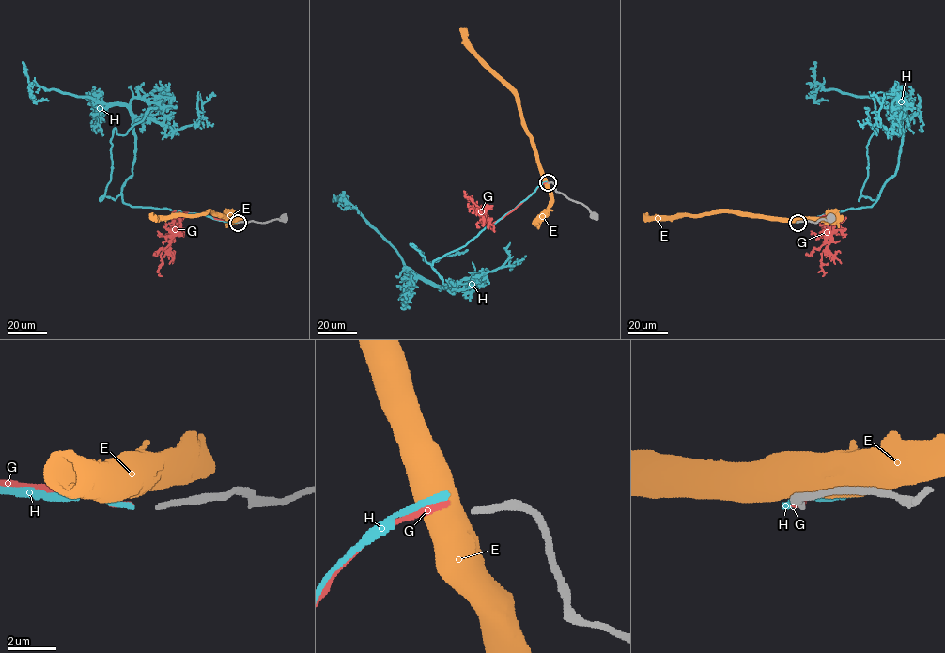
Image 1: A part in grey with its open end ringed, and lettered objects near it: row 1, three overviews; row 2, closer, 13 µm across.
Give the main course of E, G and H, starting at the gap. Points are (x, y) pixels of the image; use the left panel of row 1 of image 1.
E: (236, 222), (212, 212), (150, 219)
G: (236, 223), (200, 214), (180, 214), (170, 230), (169, 249), (161, 255), (162, 264), (159, 272), (162, 276)
H: (236, 223), (125, 204), (122, 186), (132, 175), (134, 151), (128, 108), (29, 85), (35, 101), (48, 101)

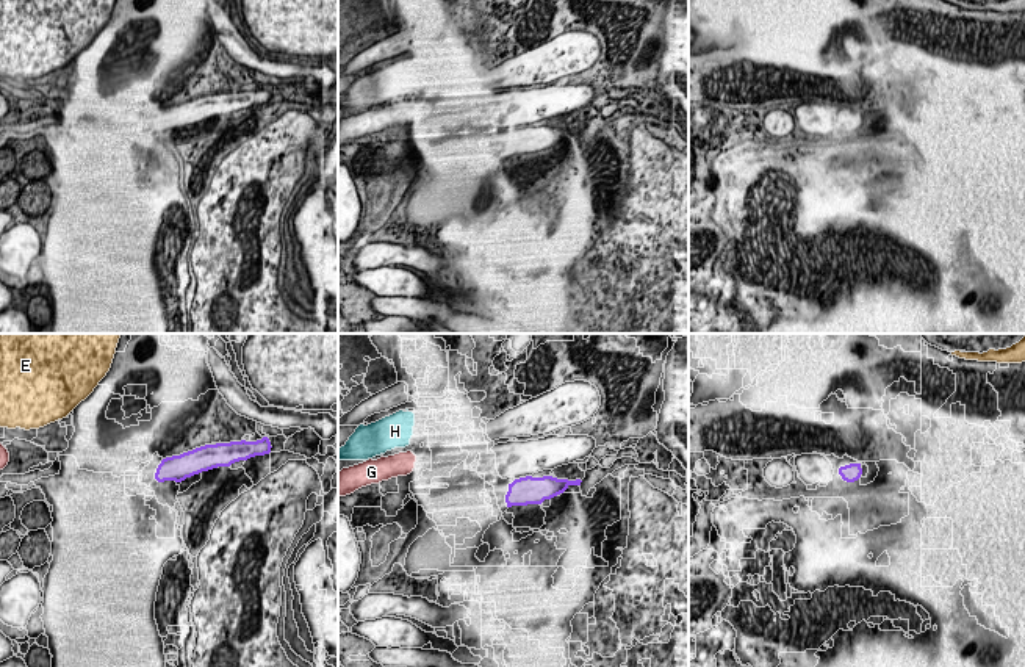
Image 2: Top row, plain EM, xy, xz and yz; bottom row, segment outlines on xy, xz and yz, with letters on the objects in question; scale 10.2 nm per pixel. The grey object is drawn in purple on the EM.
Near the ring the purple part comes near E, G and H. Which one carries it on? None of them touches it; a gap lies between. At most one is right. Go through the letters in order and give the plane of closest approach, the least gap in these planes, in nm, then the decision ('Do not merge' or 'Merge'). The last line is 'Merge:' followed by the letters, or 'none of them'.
E: Closest in xy. Distance 1000 nm. Do not merge
G: Closest in xz. Distance 1000 nm. Merge
H: Closest in xz. Distance 1100 nm. Do not merge
Merge: G

